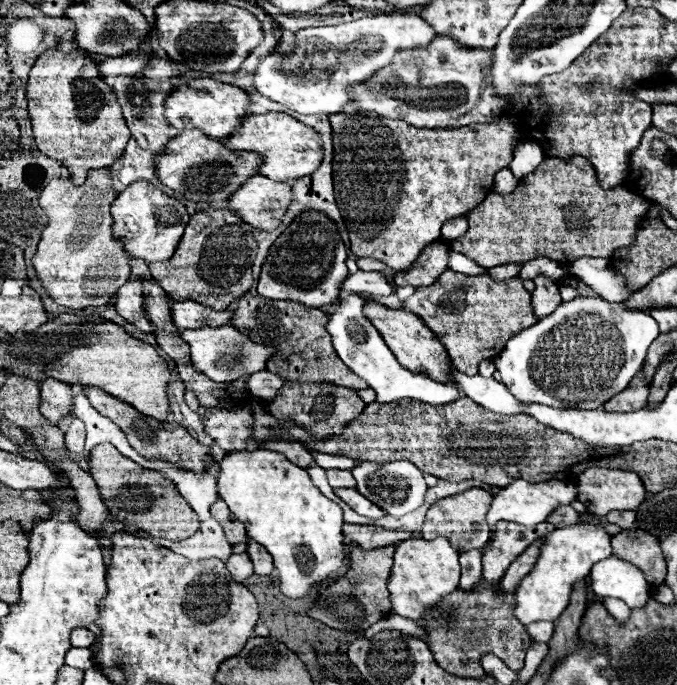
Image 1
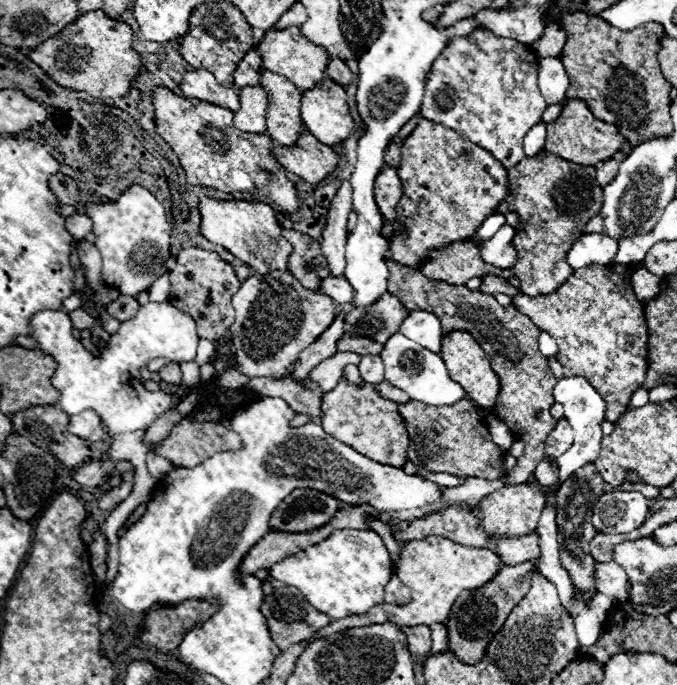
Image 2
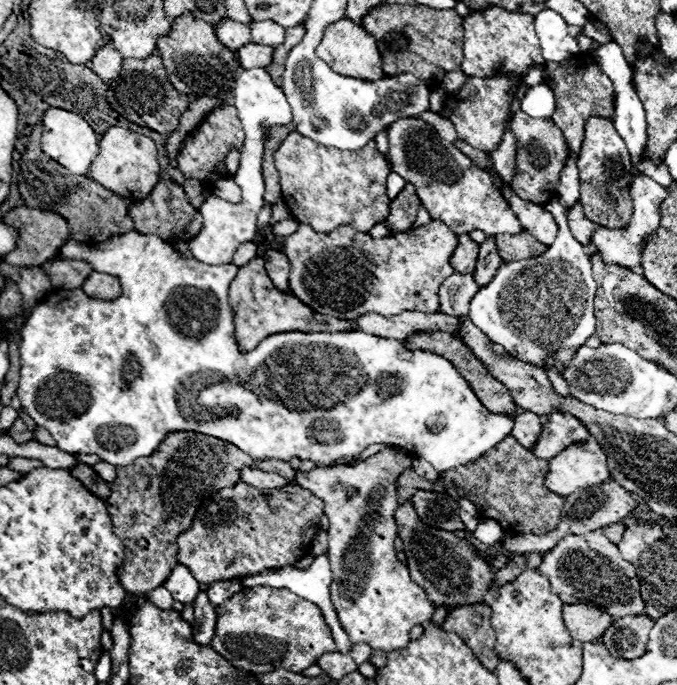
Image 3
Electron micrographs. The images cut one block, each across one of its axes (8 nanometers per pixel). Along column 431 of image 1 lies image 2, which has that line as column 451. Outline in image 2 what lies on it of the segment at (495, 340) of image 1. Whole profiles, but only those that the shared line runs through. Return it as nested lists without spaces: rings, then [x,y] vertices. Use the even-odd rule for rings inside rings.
[[[388,260],[388,270],[388,292],[398,296],[402,304],[410,308],[410,312],[434,312],[442,322],[442,332],[458,328],[470,332],[492,360],[492,370],[500,380],[494,416],[510,428],[516,440],[524,442],[524,454],[518,458],[516,466],[506,474],[506,482],[526,484],[536,464],[544,458],[546,438],[556,426],[556,420],[548,412],[554,404],[552,388],[556,384],[556,376],[548,368],[548,358],[542,356],[538,350],[538,326],[534,326],[530,318],[520,314],[512,304],[504,308],[492,296],[486,296],[478,290],[472,292],[466,286],[450,286],[446,282],[430,280],[422,272],[402,268],[392,260]]]

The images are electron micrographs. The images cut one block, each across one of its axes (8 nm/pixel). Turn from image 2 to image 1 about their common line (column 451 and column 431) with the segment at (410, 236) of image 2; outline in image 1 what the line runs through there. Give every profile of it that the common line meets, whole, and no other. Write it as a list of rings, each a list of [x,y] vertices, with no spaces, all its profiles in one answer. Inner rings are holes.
[[[376,112],[334,114],[330,124],[334,130],[334,196],[350,236],[350,252],[358,258],[382,260],[394,272],[410,268],[420,252],[440,238],[444,222],[466,216],[490,194],[494,174],[508,168],[518,140],[518,122],[506,116],[454,130],[414,128],[404,120],[382,118]]]

